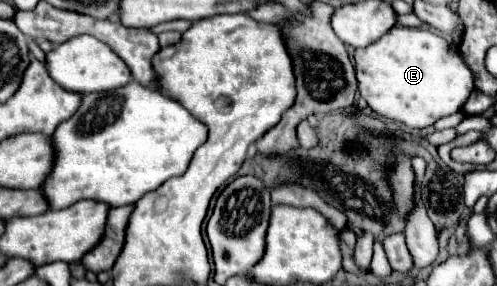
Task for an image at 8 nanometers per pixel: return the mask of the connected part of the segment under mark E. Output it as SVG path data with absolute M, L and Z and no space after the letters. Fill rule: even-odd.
M394 26L378 42L358 48L354 62L358 90L368 106L378 116L402 122L408 128L426 128L438 118L462 110L474 90L472 72L454 52L454 46L442 36L420 28Z

